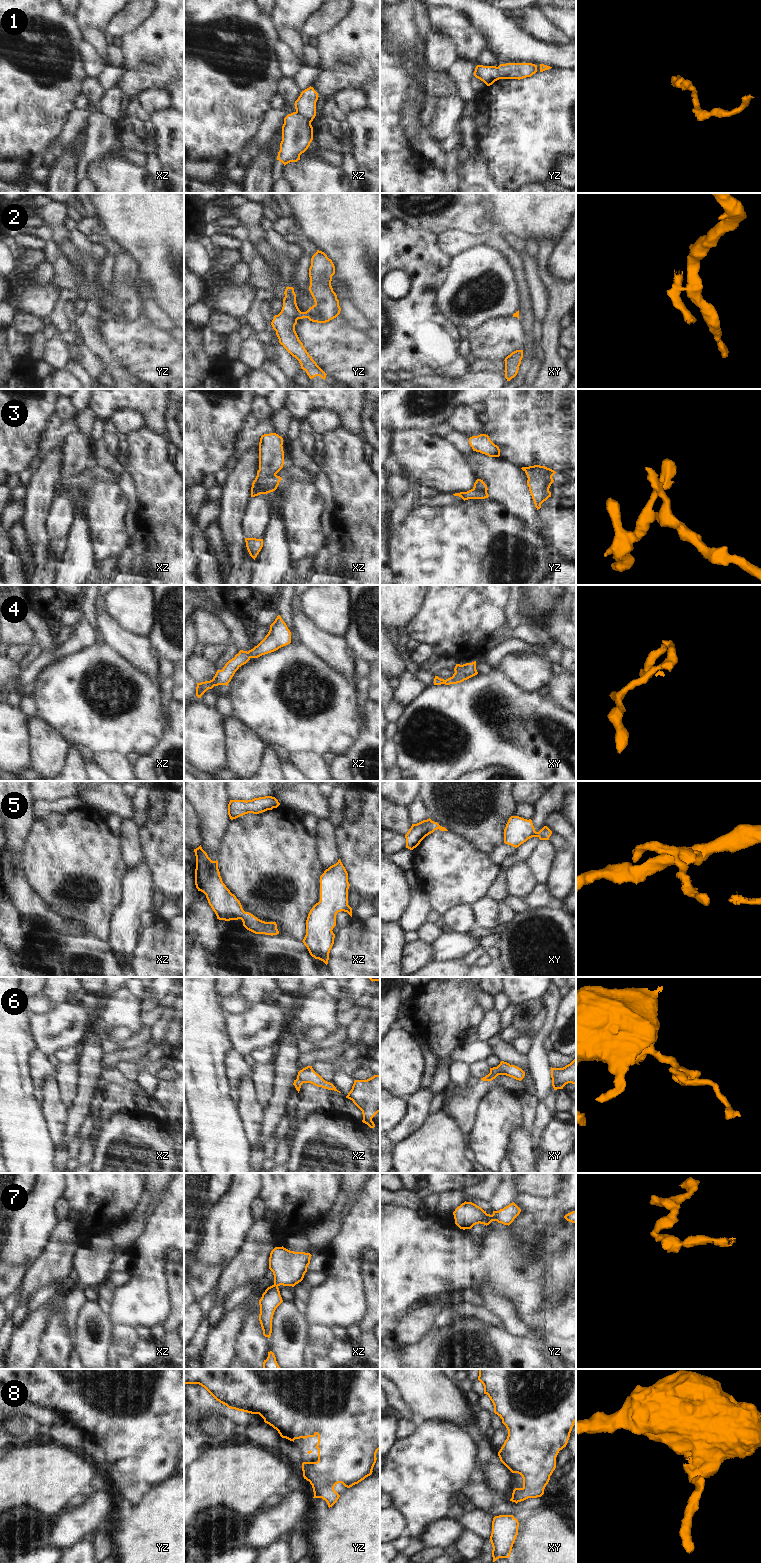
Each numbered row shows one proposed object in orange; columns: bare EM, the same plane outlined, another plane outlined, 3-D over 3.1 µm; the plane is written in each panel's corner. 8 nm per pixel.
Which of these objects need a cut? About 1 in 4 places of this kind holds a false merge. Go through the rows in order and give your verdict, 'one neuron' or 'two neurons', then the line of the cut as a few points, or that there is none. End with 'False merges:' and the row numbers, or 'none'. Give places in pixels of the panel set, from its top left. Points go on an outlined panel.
1: one neuron; no cut
2: two neurons; cut in yz along (305, 312), (306, 317)
3: one neuron; no cut
4: one neuron; no cut
5: one neuron; no cut
6: one neuron; no cut
7: one neuron; no cut
8: one neuron; no cut
False merges: 2

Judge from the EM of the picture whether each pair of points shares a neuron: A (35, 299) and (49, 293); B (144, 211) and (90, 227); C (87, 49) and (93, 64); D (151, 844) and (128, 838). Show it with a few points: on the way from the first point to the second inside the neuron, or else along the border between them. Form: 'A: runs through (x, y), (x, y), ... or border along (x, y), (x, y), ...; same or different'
A: runs through (38, 299), (43, 299), (46, 296); same
B: border along (95, 214), (105, 233); different
C: runs through (88, 53), (91, 60); same
D: border along (138, 829), (139, 846), (144, 858); different

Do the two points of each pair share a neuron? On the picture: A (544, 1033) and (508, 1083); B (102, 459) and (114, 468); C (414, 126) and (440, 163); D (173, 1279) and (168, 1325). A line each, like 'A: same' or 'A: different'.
A: different
B: same
C: same
D: same

